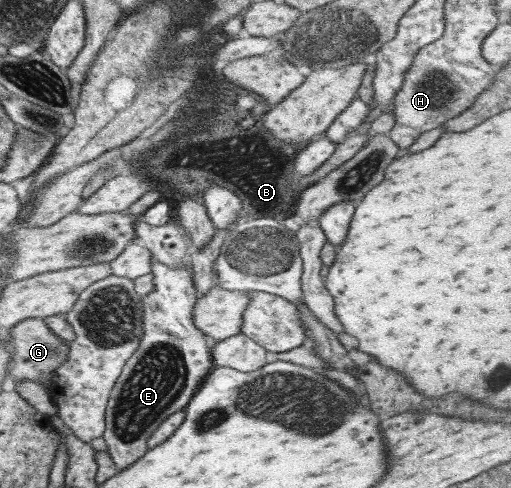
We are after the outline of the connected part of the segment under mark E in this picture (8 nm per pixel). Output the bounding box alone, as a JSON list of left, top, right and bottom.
[102,261,213,470]

